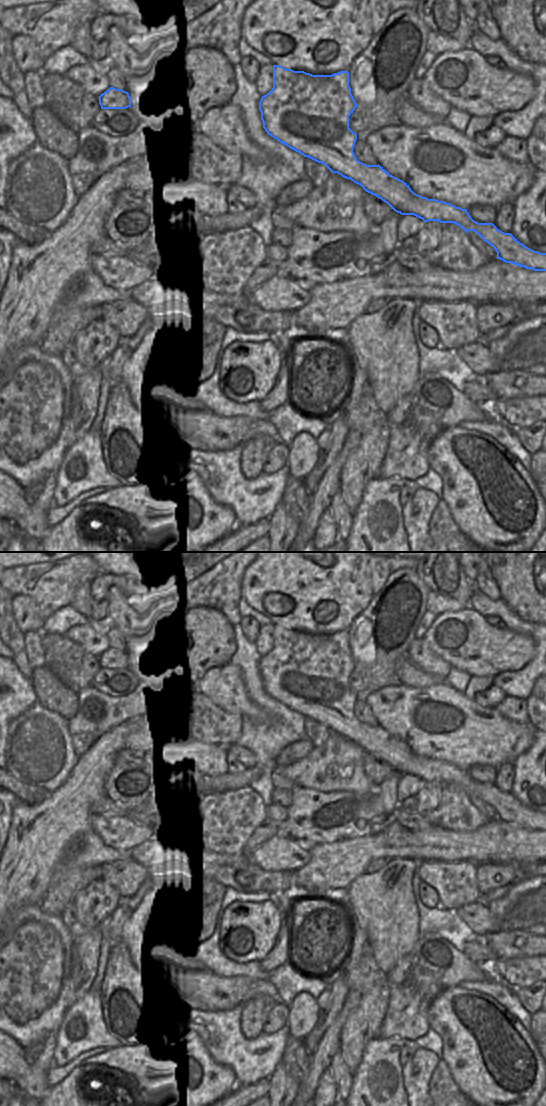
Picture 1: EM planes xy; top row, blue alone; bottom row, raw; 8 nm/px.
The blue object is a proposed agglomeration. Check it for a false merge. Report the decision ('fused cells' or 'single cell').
single cell

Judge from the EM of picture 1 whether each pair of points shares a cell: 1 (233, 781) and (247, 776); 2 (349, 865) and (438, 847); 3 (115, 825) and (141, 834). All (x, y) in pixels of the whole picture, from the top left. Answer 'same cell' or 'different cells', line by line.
1: same cell
2: same cell
3: same cell

